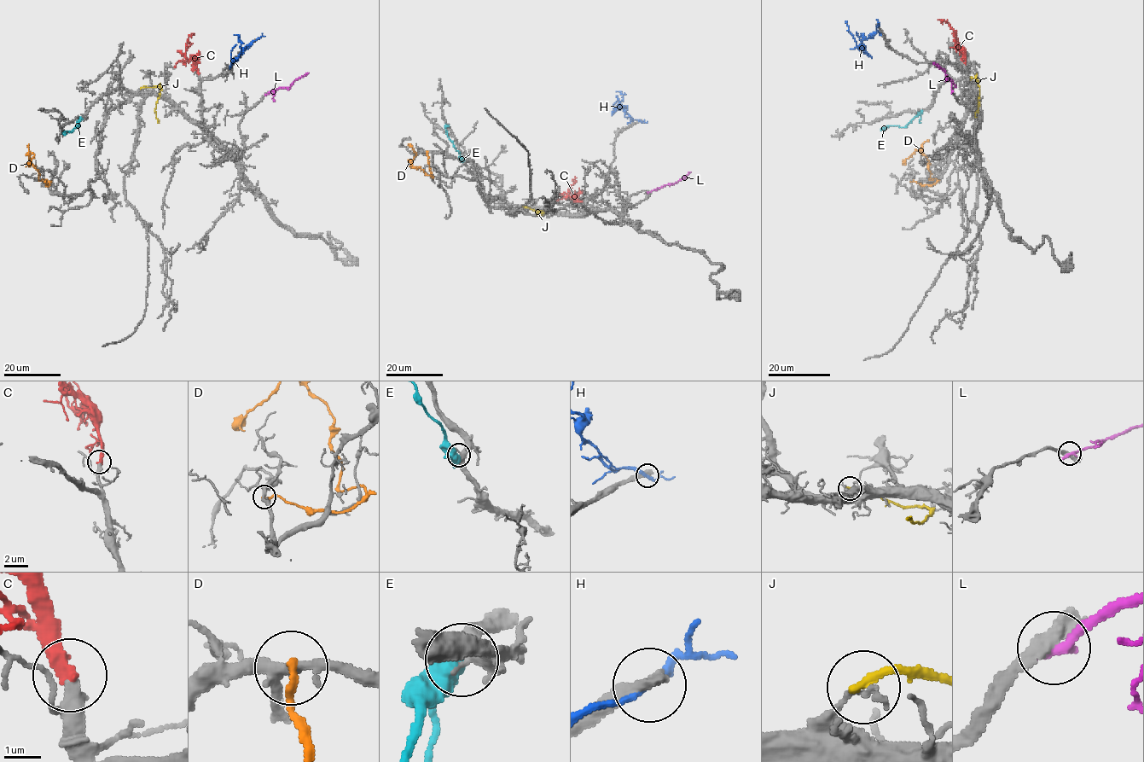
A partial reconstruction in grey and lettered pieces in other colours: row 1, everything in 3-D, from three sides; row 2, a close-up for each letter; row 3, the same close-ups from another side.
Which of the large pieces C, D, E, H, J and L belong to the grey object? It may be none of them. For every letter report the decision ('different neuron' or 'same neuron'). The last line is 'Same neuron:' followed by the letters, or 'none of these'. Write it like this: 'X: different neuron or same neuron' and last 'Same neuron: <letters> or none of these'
C: same neuron
D: different neuron
E: different neuron
H: different neuron
J: different neuron
L: different neuron
Same neuron: C

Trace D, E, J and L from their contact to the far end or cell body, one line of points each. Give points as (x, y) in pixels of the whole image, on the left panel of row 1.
D: (44, 182), (47, 185), (49, 183), (38, 179), (38, 171), (29, 157), (33, 154), (34, 155), (25, 165)
E: (81, 119), (71, 132), (65, 131), (64, 135)
J: (142, 87), (160, 88), (154, 109), (158, 123)
L: (266, 95), (281, 87), (288, 87), (309, 72)

